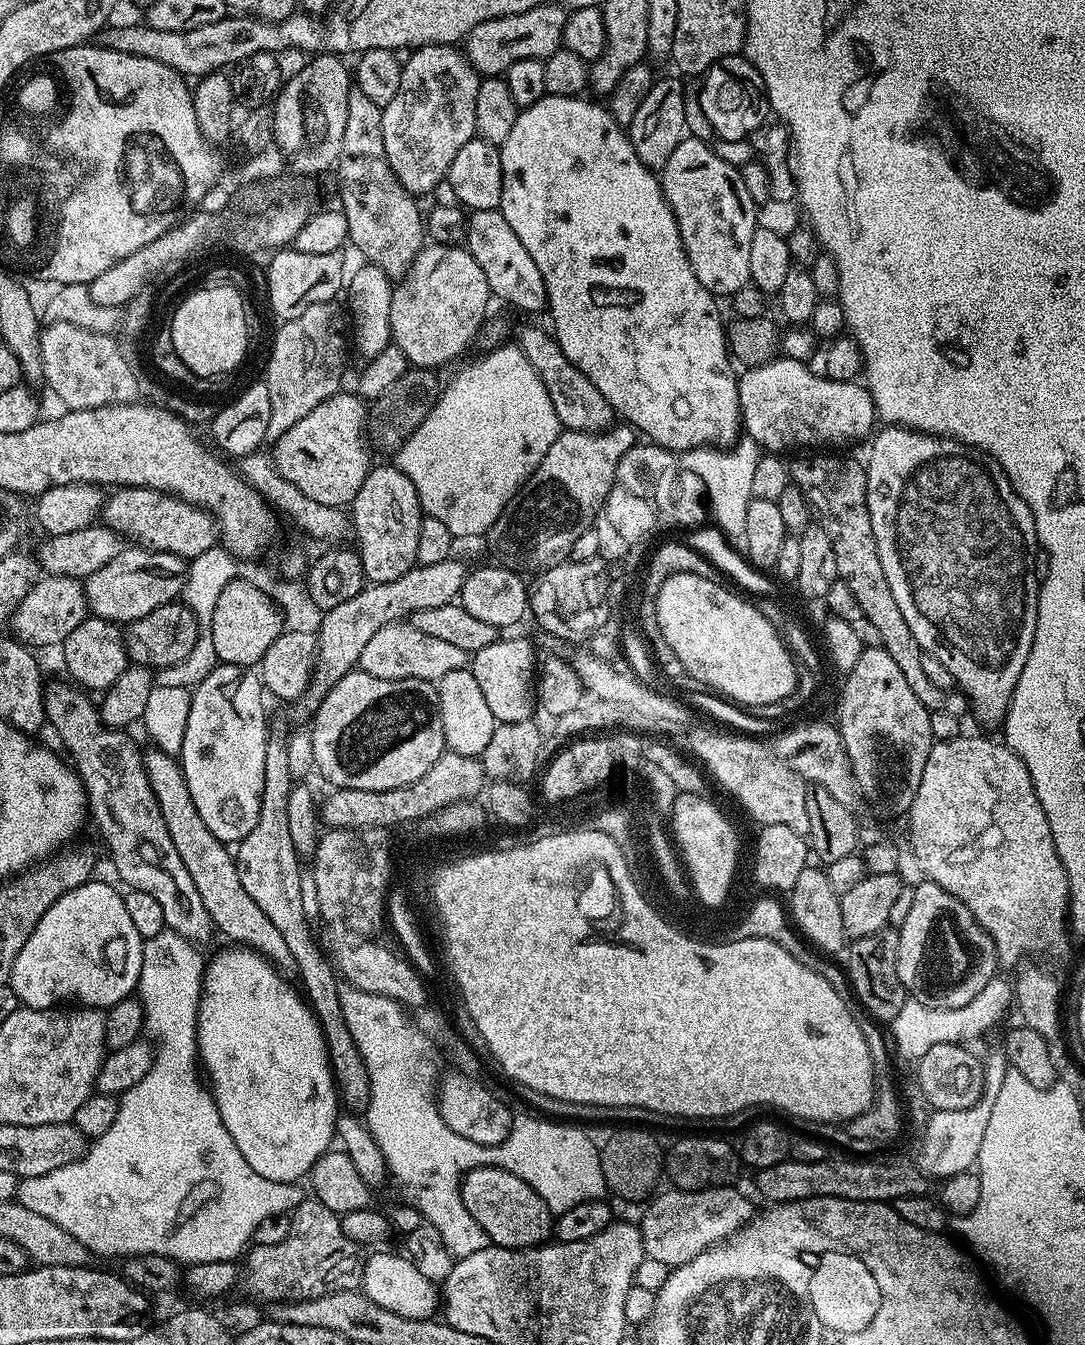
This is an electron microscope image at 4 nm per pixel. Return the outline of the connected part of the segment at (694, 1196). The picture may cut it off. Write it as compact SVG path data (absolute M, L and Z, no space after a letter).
M736 1186L703 1188L697 1192L671 1191L660 1192L648 1204L653 1203L645 1210L644 1217L638 1220L645 1257L664 1262L671 1269L698 1258L698 1254L707 1248L733 1237L754 1215L751 1202Z

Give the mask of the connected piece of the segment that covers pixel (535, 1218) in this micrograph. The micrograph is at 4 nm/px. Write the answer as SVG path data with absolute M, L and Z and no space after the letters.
M471 1168L460 1181L460 1194L470 1218L486 1230L489 1241L498 1248L535 1248L554 1232L554 1214L528 1181L505 1168Z

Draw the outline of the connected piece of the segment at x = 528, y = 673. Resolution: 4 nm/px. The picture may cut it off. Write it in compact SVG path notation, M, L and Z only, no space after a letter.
M497 638L490 646L471 653L470 667L483 697L486 698L486 706L490 706L490 714L494 714L499 723L533 719L538 708L538 660L536 664L536 652L530 641Z

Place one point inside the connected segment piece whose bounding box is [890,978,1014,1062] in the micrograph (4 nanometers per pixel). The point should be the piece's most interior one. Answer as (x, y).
(916, 1027)

